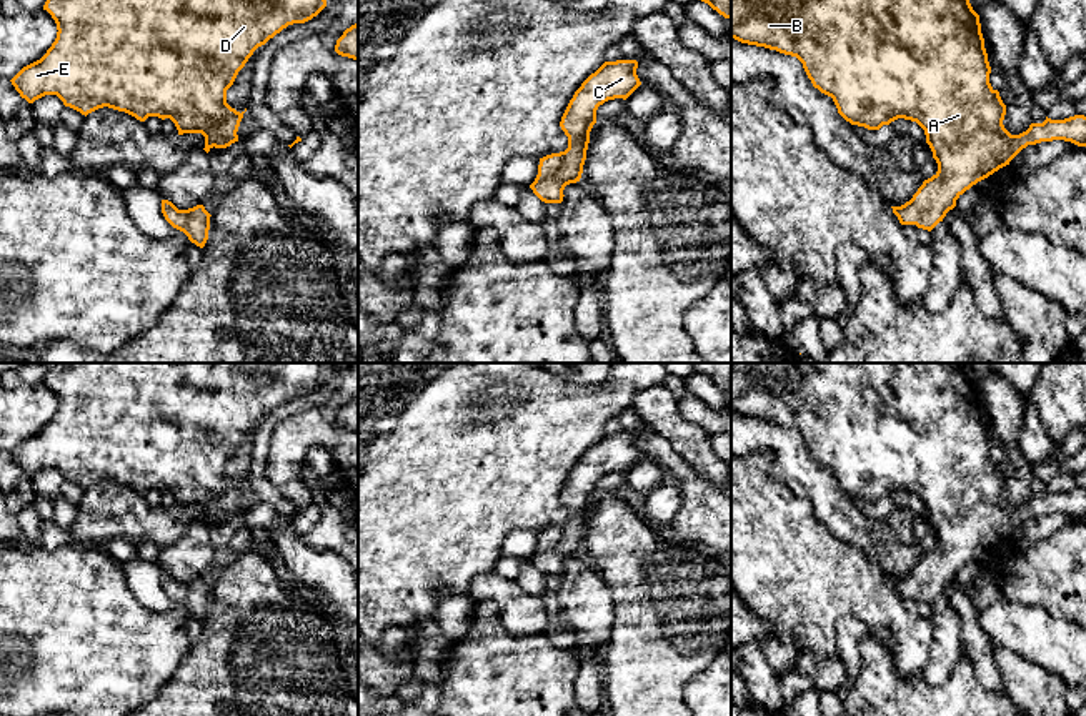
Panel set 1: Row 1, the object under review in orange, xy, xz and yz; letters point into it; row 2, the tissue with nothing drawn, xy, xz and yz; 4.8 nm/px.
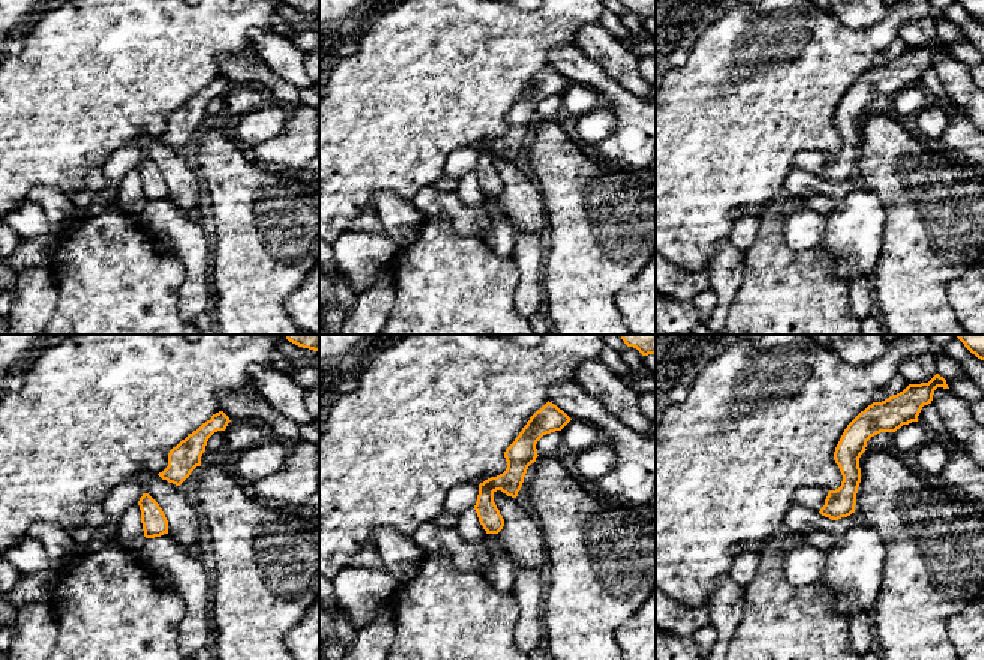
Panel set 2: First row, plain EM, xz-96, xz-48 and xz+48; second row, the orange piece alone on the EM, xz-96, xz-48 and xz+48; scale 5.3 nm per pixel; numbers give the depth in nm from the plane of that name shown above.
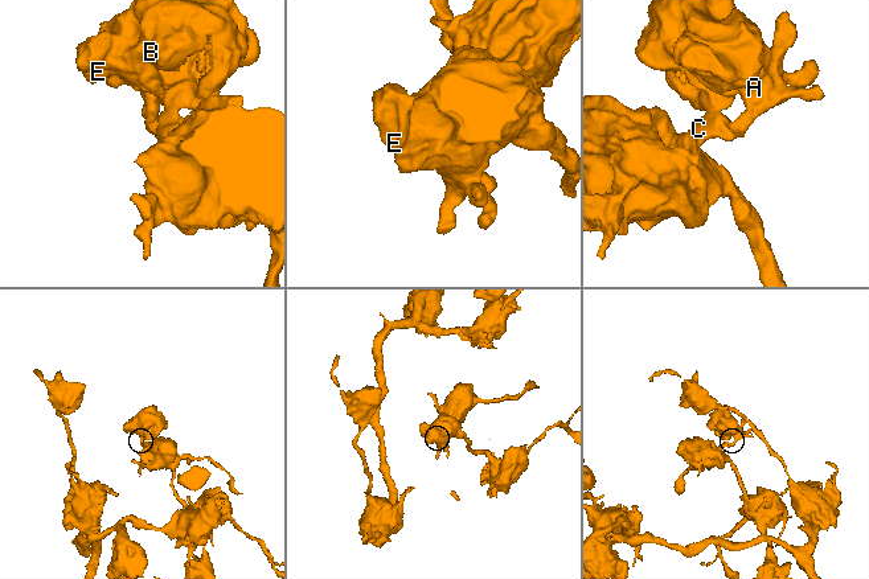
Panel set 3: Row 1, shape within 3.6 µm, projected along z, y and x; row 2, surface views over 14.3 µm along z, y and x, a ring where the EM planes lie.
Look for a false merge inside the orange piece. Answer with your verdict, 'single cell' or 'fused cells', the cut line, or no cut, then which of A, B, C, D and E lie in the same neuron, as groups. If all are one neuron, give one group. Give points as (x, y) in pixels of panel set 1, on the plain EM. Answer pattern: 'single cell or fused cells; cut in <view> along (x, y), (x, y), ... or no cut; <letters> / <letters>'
single cell; no cut; A B C D E

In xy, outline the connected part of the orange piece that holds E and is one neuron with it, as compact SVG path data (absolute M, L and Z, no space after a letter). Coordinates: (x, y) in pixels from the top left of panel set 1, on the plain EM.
M55 363L47 371L43 383L47 383L57 396L57 411L40 433L23 440L10 455L28 476L45 468L57 468L65 480L85 490L98 481L108 480L125 485L140 495L145 495L148 490L158 490L162 493L170 491L178 508L202 506L205 510L203 523L207 526L213 520L227 521L238 515L237 505L247 485L245 481L240 486L227 476L227 463L233 458L238 445L258 420L265 418L288 398L305 396L316 390L326 380L325 366L326 363Z

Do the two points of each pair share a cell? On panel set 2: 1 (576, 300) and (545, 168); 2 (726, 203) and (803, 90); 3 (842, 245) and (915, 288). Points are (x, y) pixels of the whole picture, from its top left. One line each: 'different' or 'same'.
1: same
2: same
3: different

